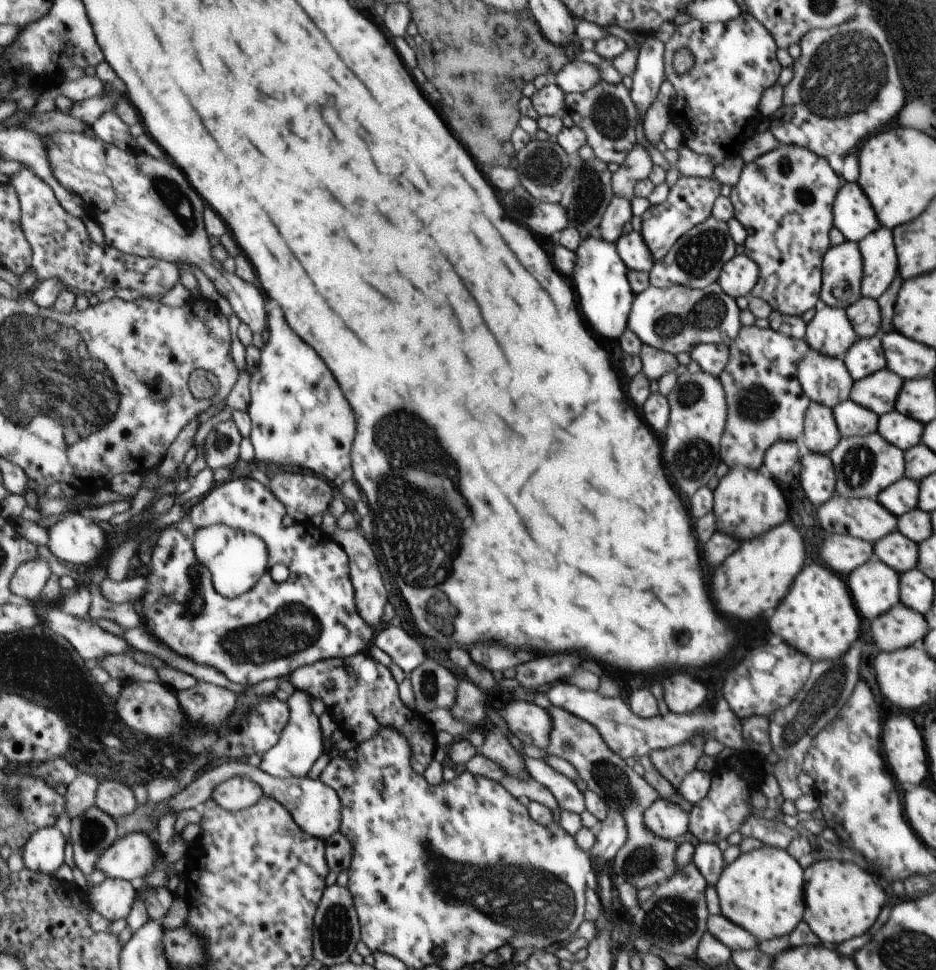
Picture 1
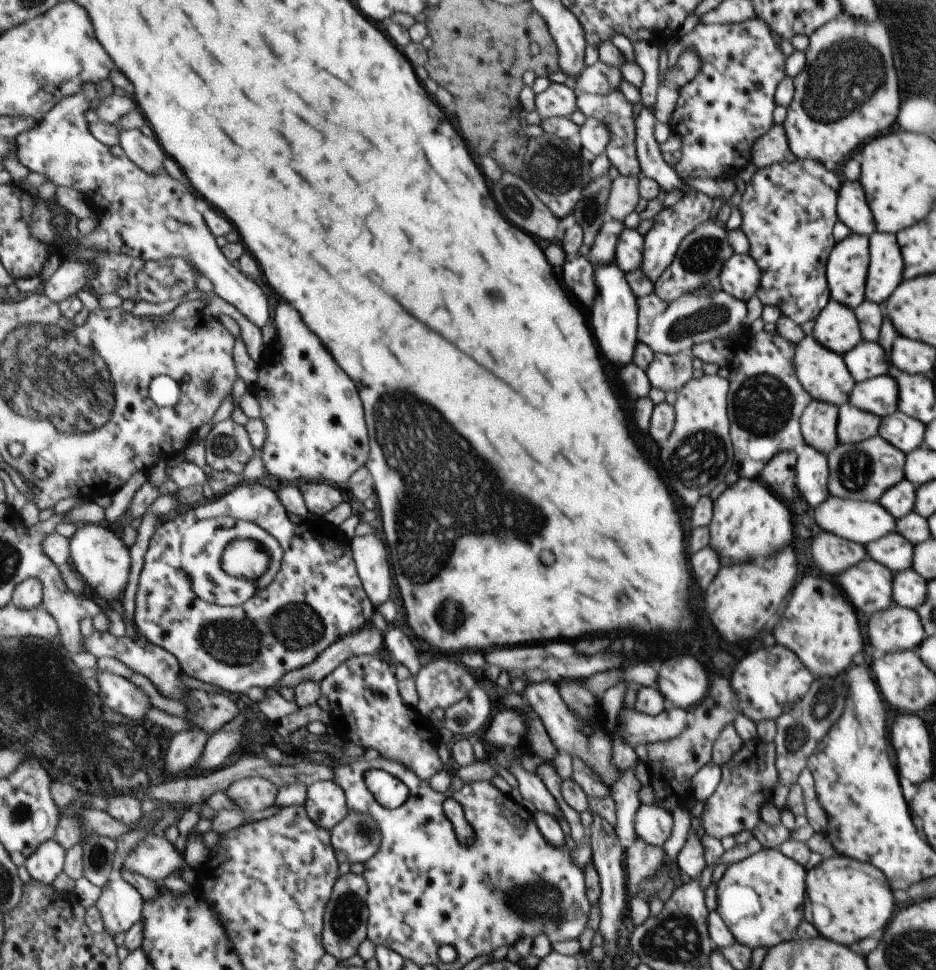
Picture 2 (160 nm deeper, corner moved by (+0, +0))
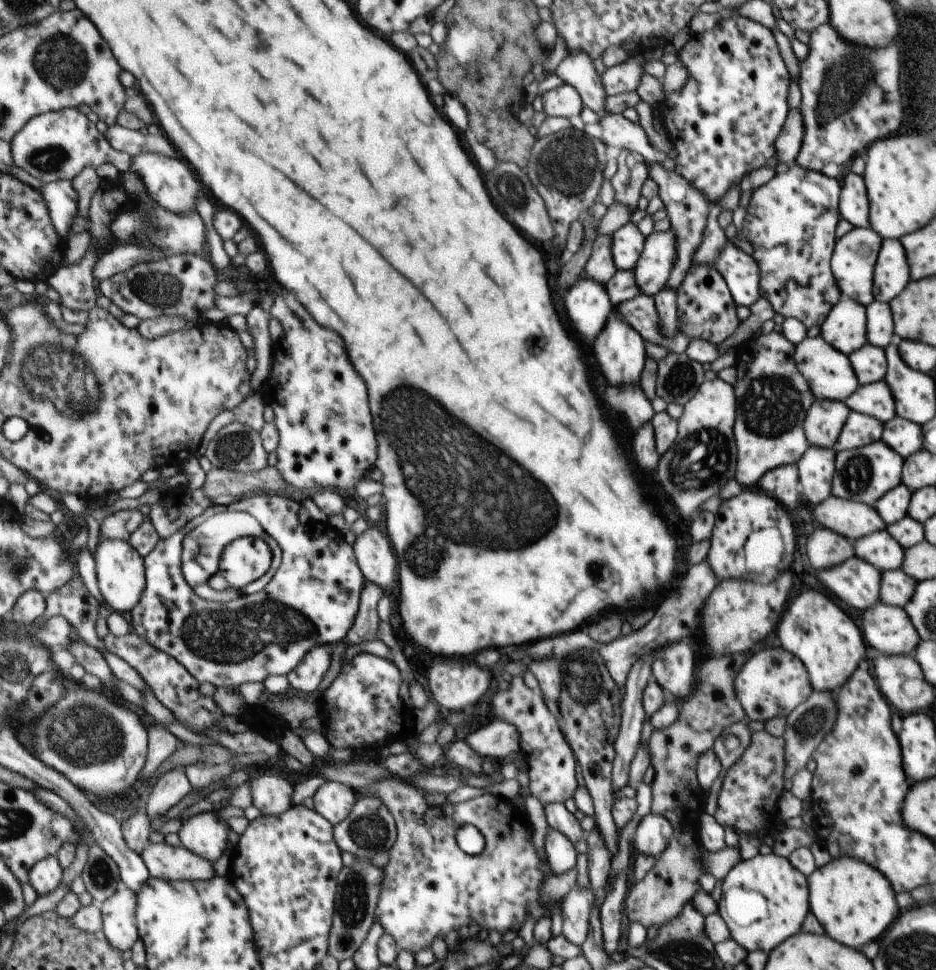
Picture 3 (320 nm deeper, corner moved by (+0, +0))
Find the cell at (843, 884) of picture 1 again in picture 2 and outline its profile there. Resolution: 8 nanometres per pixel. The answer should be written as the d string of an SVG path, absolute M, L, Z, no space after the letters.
M836 854L827 858L827 860L822 860L809 870L807 898L809 905L805 906L805 921L809 922L821 937L833 940L837 944L845 944L845 946L849 946L853 942L859 942L861 938L871 937L877 930L883 930L883 926L889 922L889 918L893 914L893 908L895 908L891 890L887 886L887 880L879 869L874 868L871 864L861 863Z

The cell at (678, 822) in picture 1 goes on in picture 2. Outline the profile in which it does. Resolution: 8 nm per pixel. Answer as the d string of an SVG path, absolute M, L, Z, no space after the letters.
M655 804L640 805L635 812L633 823L636 838L657 848L662 848L673 826L671 813Z

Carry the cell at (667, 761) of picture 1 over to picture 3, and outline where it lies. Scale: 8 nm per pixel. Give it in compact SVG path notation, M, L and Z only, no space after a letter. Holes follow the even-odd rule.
M733 654L733 656L717 656L709 658L707 662L701 664L701 672L697 672L696 690L681 702L679 718L667 728L653 729L647 741L649 749L650 772L647 780L651 789L651 804L649 812L659 815L669 822L672 828L672 838L668 846L664 848L663 854L655 858L655 866L651 868L643 879L637 881L626 894L624 898L624 913L628 920L633 923L639 923L646 929L648 926L663 926L671 919L675 919L685 908L689 900L696 894L699 878L702 873L713 875L714 878L721 882L725 875L741 862L738 848L723 848L715 852L709 852L703 848L700 841L700 824L701 816L705 814L705 791L702 790L700 780L697 780L697 759L705 751L712 751L713 744L725 736L725 728L730 724L737 722L746 722L744 705L740 704L739 698L735 698L736 676L740 668L744 666L745 660L749 660L750 654ZM699 854L702 861L697 863L694 860L695 855Z

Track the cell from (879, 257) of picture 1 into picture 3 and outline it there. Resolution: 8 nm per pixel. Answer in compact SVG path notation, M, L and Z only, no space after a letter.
M882 239L872 270L873 301L888 303L909 281L908 264L900 240Z

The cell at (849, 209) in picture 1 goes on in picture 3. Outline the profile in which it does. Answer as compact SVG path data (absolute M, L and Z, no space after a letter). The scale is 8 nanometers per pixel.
M845 172L839 194L839 214L853 227L867 226L867 195L862 176Z

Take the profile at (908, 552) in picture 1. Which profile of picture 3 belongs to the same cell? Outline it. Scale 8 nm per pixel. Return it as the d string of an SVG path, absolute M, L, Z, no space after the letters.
M887 529L872 532L853 541L852 545L853 555L877 567L882 573L899 569L903 564L905 549Z

